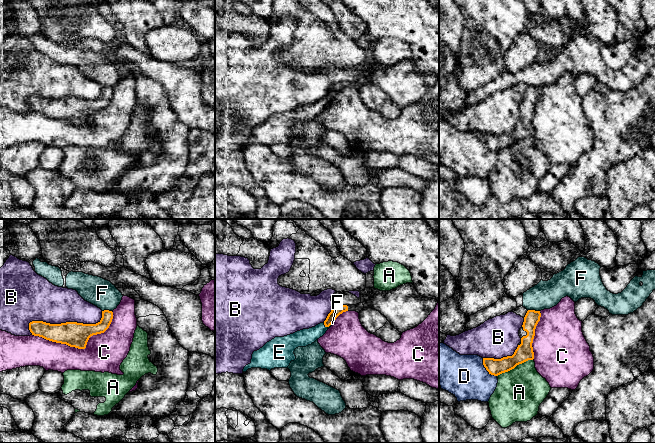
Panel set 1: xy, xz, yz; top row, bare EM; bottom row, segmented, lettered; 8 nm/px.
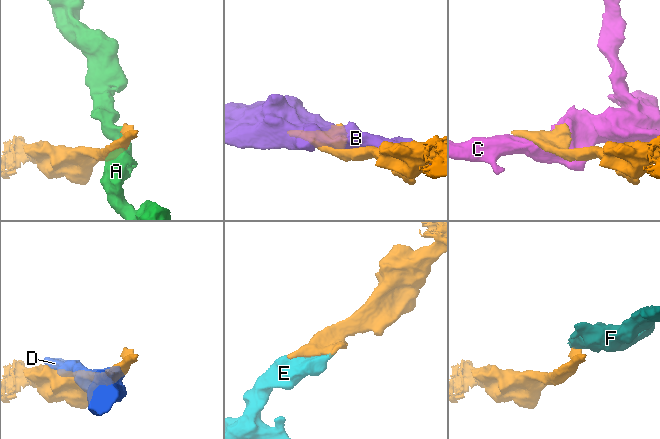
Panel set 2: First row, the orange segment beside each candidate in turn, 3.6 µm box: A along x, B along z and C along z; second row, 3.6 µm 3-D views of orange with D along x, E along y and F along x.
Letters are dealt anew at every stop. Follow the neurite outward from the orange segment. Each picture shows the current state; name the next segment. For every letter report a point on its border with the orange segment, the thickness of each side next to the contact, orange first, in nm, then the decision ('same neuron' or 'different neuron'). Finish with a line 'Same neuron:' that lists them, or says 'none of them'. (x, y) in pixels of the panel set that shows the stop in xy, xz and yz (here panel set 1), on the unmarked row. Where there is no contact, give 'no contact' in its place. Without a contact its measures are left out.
A: meets orange in yz at (514, 143); 140 nm thick on the orange side, 380 nm on the other; different neuron
B: meets orange in xy at (66, 98); 200 nm thick on the orange side, 320 nm on the other; different neuron
C: meets orange in xy at (80, 124); 200 nm thick on the orange side, 320 nm on the other; different neuron
D: meets orange in yz at (486, 145); 130 nm thick on the orange side, 340 nm on the other; different neuron
E: meets orange in xz at (325, 101); 80 nm thick on the orange side, 140 nm on the other; same neuron
F: meets orange in yz at (534, 86); 120 nm thick on the orange side, 220 nm on the other; different neuron
Same neuron: E

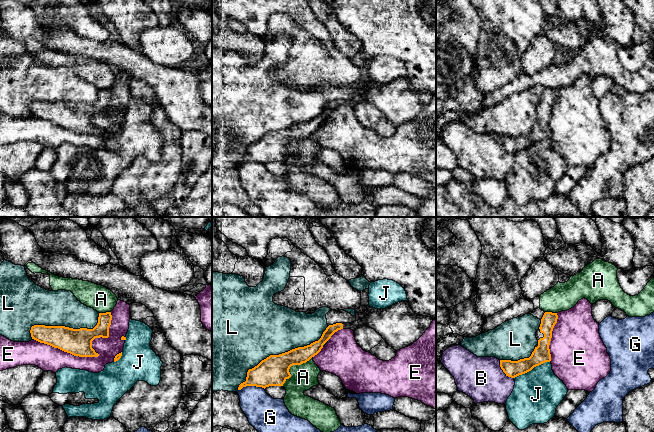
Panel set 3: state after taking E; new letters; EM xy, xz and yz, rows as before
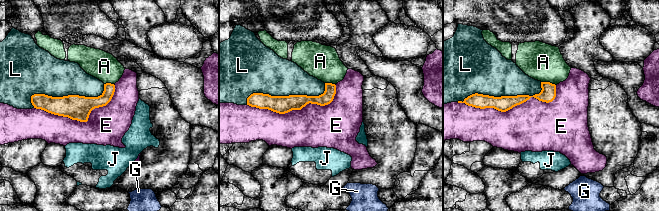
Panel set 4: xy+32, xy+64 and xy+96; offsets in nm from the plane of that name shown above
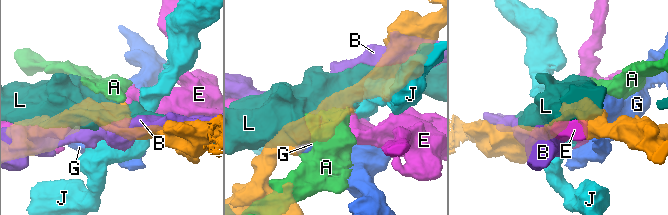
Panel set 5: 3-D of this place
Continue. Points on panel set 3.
A: meets orange in xz at (292, 141); 240 nm thick on the orange side, 200 nm on the other; different neuron
B: meets orange in yz at (503, 147); 130 nm thick on the orange side, 340 nm on the other; different neuron
E: meets orange in xy at (91, 132); 220 nm thick on the orange side, 170 nm on the other; different neuron
G: meets orange in xz at (251, 161); 240 nm thick on the orange side, 280 nm on the other; different neuron
J: meets orange in yz at (531, 145); 140 nm thick on the orange side, 380 nm on the other; different neuron
L: meets orange in xz at (279, 130); 240 nm thick on the orange side, 460 nm on the other; different neuron
Same neuron: none of them

